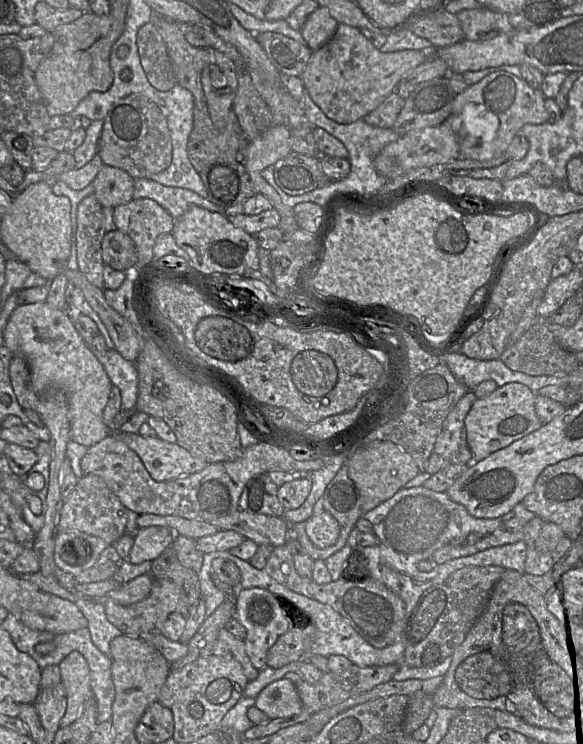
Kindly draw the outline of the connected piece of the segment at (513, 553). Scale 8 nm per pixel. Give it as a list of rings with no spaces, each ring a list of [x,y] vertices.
[[[425,486],[402,488],[393,497],[368,511],[367,514],[364,513],[363,516],[374,525],[374,534],[379,540],[376,546],[358,548],[363,549],[363,553],[367,557],[369,577],[382,582],[403,600],[406,609],[406,625],[422,594],[428,588],[443,582],[457,570],[469,566],[495,565],[501,566],[505,569],[516,570],[522,574],[526,573],[525,562],[528,546],[524,541],[492,547],[473,555],[456,558],[445,563],[438,564],[430,572],[422,572],[419,569],[419,562],[431,559],[436,550],[451,543],[455,539],[459,539],[473,532],[488,535],[504,528],[503,518],[476,518],[472,516],[464,506],[451,500],[446,492],[435,492]]]

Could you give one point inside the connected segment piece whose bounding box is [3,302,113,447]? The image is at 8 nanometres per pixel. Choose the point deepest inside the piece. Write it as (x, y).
(58, 357)

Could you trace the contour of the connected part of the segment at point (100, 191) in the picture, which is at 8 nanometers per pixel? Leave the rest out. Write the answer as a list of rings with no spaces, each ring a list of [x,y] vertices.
[[[103,165],[93,187],[93,194],[102,207],[115,208],[132,200],[134,179],[122,169]]]

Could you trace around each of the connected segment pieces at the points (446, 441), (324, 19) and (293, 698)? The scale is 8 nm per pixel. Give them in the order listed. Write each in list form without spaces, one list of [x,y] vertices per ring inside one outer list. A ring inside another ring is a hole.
[[[468,391],[448,414],[424,472],[434,475],[450,465],[474,462],[467,443],[465,418],[477,399],[473,391]]]
[[[319,6],[307,18],[301,29],[302,38],[314,52],[326,44],[336,32],[338,22],[325,7]]]
[[[286,677],[268,684],[255,700],[255,705],[270,719],[291,717],[302,711],[296,685]]]

